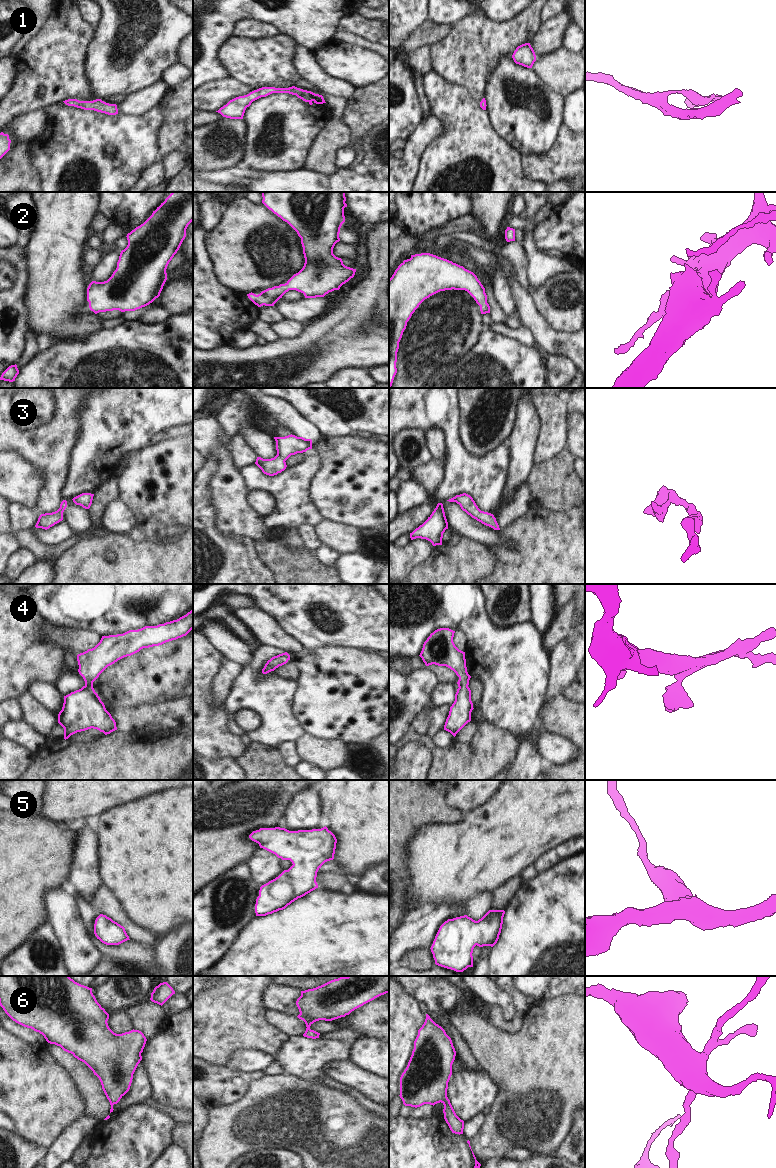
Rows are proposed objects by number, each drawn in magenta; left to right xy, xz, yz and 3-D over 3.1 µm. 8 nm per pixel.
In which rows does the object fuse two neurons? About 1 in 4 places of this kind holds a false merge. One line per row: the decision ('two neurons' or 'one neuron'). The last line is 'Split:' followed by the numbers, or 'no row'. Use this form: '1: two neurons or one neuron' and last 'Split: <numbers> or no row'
1: one neuron
2: one neuron
3: one neuron
4: one neuron
5: one neuron
6: one neuron
Split: no row

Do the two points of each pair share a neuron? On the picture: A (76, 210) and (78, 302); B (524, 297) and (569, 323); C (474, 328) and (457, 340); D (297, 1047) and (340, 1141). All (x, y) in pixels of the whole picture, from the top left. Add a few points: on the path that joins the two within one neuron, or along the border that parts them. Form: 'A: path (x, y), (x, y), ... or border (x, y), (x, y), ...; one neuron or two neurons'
A: path (71, 233), (71, 279); one neuron
B: border (530, 293), (537, 311), (546, 324); two neurons
C: path (470, 331), (465, 332), (461, 336); one neuron
D: border (291, 1074), (328, 1087); two neurons

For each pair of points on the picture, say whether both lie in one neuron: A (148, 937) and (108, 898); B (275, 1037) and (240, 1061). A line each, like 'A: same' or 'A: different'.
A: same
B: different

